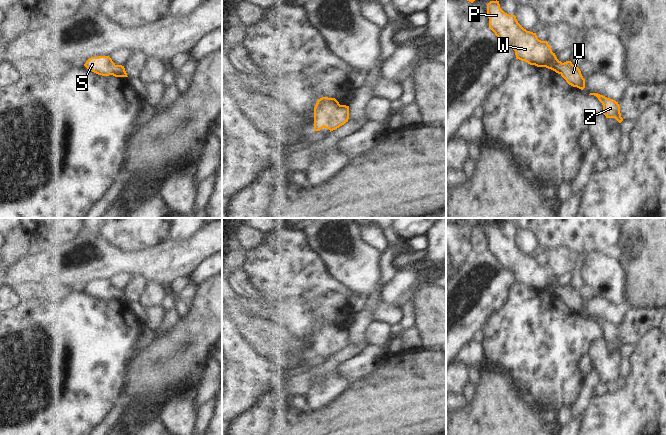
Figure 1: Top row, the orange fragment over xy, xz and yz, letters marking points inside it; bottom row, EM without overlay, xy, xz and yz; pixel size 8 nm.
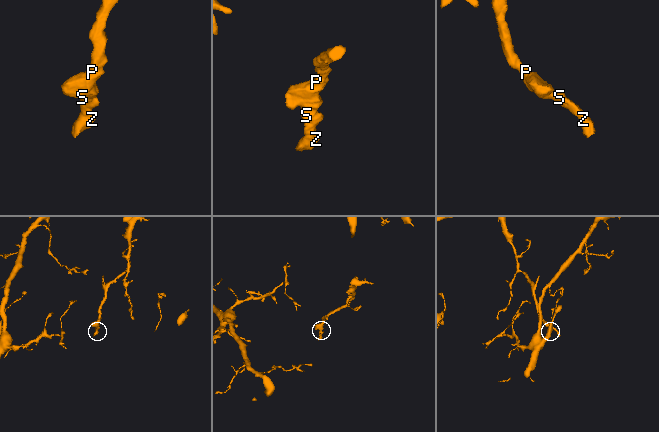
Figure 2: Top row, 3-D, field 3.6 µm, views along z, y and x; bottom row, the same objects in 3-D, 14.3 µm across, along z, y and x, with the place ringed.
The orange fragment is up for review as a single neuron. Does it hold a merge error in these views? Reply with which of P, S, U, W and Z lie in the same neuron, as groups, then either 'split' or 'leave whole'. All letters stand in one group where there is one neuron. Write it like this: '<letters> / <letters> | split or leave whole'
P S U W Z | leave whole

